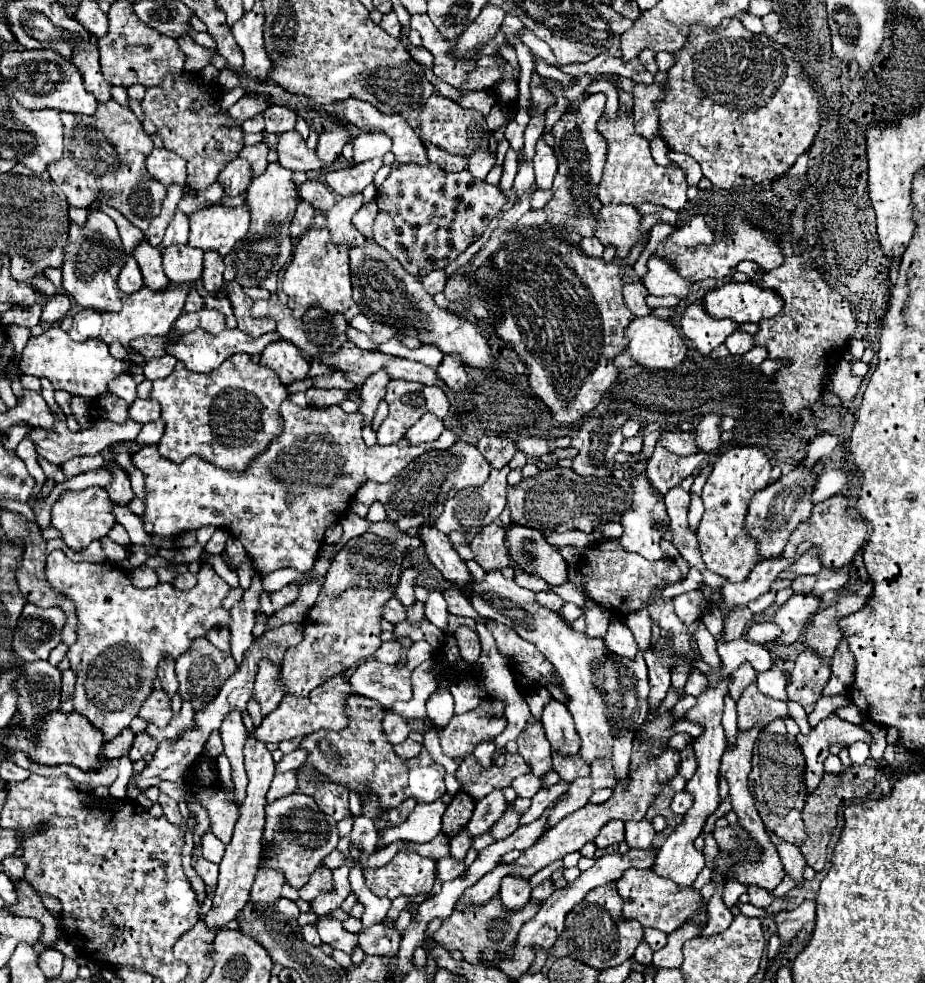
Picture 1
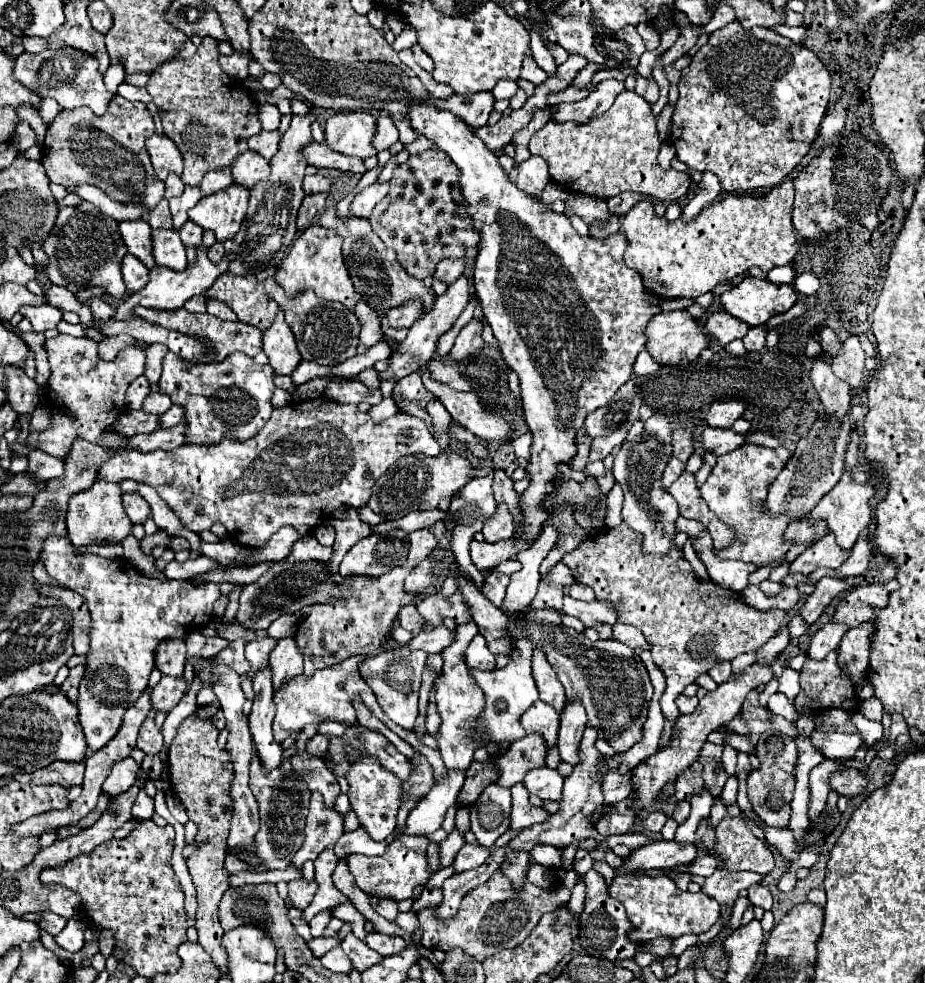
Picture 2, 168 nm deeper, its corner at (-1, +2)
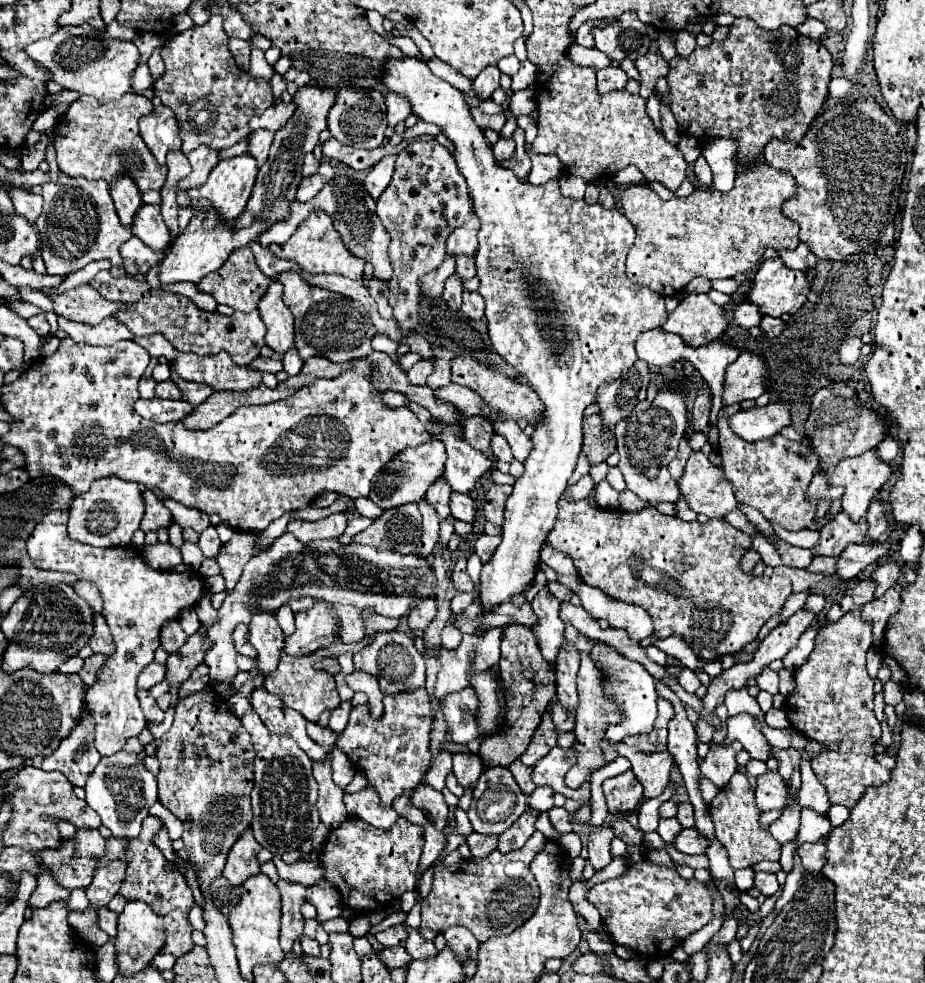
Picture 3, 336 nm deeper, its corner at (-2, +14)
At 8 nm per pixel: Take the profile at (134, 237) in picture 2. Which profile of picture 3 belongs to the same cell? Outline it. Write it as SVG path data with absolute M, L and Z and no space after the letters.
M120 177L114 185L110 185L110 195L114 199L114 205L116 205L116 213L122 221L122 225L126 229L132 229L132 221L140 209L140 191L138 187L134 185L132 179L128 177Z

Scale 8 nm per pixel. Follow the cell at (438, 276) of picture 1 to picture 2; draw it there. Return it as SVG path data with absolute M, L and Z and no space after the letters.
M443 259L437 265L435 277L445 283L455 283L465 273L465 259Z

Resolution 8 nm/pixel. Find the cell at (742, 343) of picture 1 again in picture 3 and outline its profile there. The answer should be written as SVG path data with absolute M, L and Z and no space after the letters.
M764 315L758 327L760 327L760 331L762 331L764 337L774 339L774 337L778 337L778 335L784 331L786 325L784 325L782 319L776 319L776 317L768 317L768 315Z

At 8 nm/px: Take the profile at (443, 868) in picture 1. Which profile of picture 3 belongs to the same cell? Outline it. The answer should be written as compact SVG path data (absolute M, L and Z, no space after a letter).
M472 831L472 833L466 837L466 843L470 845L472 857L488 857L488 855L496 849L498 837L496 837L496 835L488 835L488 837L484 837L484 835Z

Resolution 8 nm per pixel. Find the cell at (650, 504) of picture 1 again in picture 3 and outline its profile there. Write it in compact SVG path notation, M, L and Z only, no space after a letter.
M664 389L652 403L642 401L632 409L630 417L620 421L614 429L616 447L620 453L620 471L626 479L626 487L636 493L646 505L676 503L680 499L678 483L668 473L668 463L676 457L678 441L688 427L686 403L678 391Z

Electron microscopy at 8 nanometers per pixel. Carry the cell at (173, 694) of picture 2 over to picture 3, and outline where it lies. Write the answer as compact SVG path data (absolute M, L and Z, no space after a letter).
M198 633L190 635L184 647L170 655L166 661L166 681L170 685L182 685L188 681L190 673L204 661L204 653L208 649L210 641L206 637L200 637Z

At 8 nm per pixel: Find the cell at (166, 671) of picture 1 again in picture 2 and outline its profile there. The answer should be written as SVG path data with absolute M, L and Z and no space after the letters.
M167 637L155 649L155 663L163 675L183 677L185 659L187 659L185 637Z

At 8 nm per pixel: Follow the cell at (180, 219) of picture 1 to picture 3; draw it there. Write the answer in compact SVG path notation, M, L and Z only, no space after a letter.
M206 145L196 147L196 149L194 149L192 153L188 153L186 157L188 157L188 161L190 161L190 165L192 165L192 173L178 183L178 187L176 187L178 193L180 193L180 191L188 191L188 189L192 189L192 187L204 185L204 181L208 179L208 173L210 173L210 171L214 169L214 165L220 161L220 159L218 159L218 151L214 151L214 149L206 147Z

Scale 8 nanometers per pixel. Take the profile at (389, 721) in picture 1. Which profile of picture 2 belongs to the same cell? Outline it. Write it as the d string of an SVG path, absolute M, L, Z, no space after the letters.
M389 647L379 655L359 663L359 675L363 677L363 681L367 681L367 685L375 693L379 707L391 721L395 721L403 729L413 729L413 723L417 719L417 697L425 661L427 653L423 651L413 651L407 647Z

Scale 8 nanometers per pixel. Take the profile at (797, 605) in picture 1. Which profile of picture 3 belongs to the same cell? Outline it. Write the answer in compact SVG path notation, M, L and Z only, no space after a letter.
M876 541L876 543L860 543L860 545L850 545L840 553L836 561L836 577L840 581L848 581L856 577L862 569L866 569L870 563L878 561L882 555L888 551L888 541Z

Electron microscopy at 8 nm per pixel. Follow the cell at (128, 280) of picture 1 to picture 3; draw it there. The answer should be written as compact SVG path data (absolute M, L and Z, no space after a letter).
M134 235L120 247L120 253L122 253L122 259L124 259L124 269L130 277L146 275L148 269L152 269L160 261L160 255L154 253L148 245L144 245Z

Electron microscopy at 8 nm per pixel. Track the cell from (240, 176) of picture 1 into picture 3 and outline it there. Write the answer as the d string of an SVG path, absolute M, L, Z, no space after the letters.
M258 129L258 131L252 131L250 133L250 137L248 137L248 153L256 159L258 165L264 165L266 163L268 151L270 151L270 145L272 145L272 139L274 139L274 133L272 131Z

